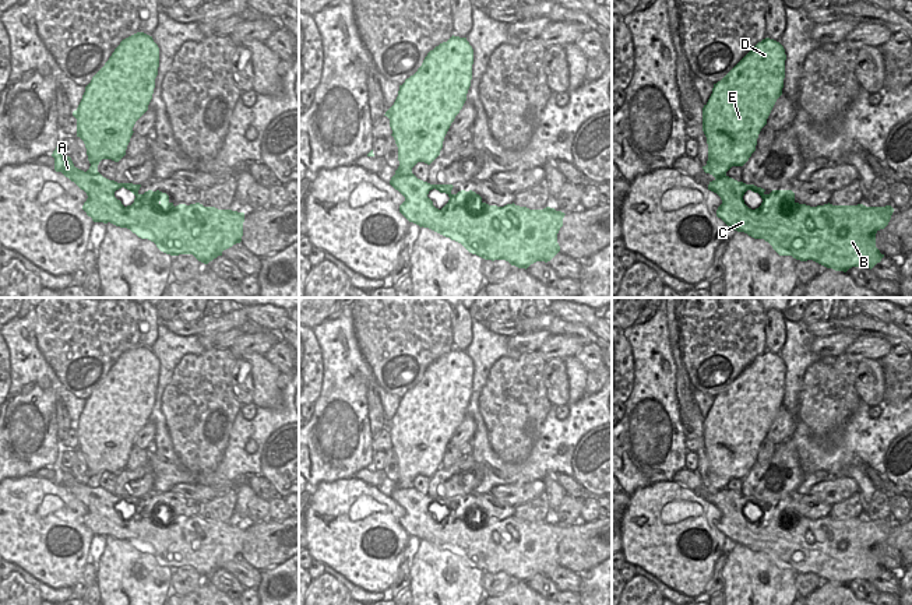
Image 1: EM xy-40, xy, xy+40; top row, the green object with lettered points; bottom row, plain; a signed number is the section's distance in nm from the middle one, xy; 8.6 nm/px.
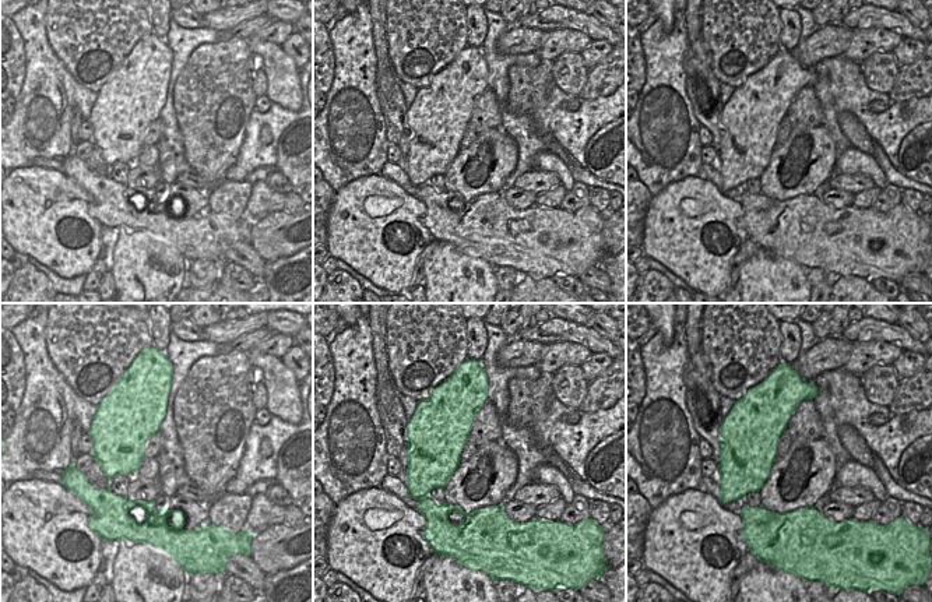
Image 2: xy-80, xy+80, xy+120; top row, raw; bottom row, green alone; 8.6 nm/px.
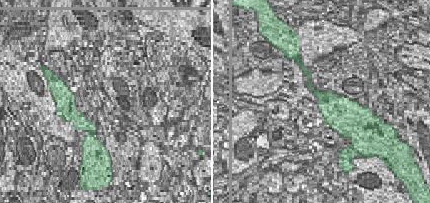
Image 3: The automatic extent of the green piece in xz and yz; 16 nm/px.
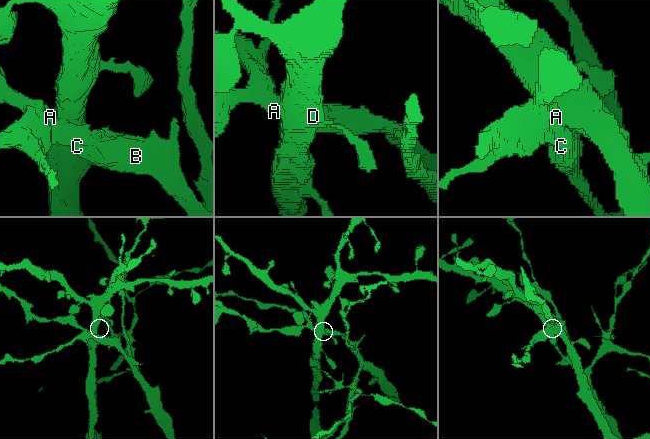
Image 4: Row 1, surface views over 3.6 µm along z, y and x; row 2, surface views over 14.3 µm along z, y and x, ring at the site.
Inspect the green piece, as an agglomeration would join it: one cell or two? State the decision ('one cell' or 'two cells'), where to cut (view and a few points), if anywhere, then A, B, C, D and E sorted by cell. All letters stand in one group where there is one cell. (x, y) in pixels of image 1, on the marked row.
two cells; cut xy (395, 172), (412, 175); groups A B C / D E

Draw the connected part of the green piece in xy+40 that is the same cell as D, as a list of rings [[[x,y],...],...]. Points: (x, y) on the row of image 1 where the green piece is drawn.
[[[770,38],[758,42],[721,81],[703,108],[703,131],[708,144],[708,161],[703,166],[714,177],[725,176],[732,166],[743,166],[756,151],[757,138],[782,95],[785,49]]]

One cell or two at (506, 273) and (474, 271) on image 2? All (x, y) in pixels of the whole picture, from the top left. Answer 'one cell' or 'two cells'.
two cells

